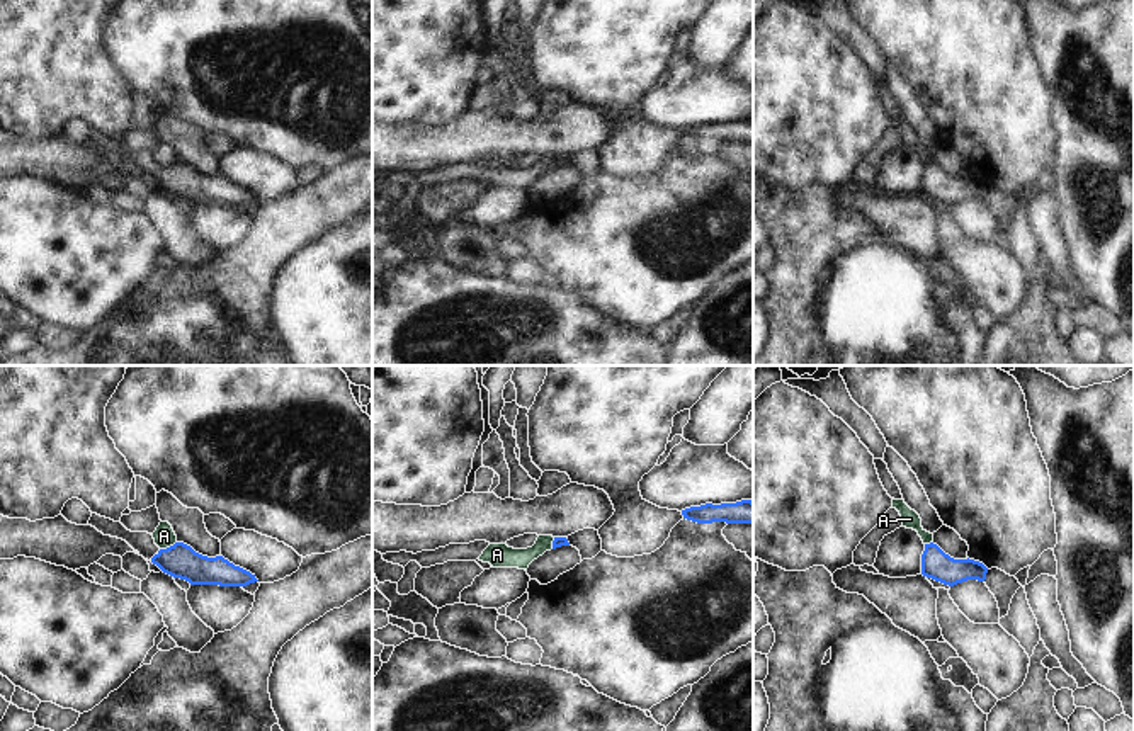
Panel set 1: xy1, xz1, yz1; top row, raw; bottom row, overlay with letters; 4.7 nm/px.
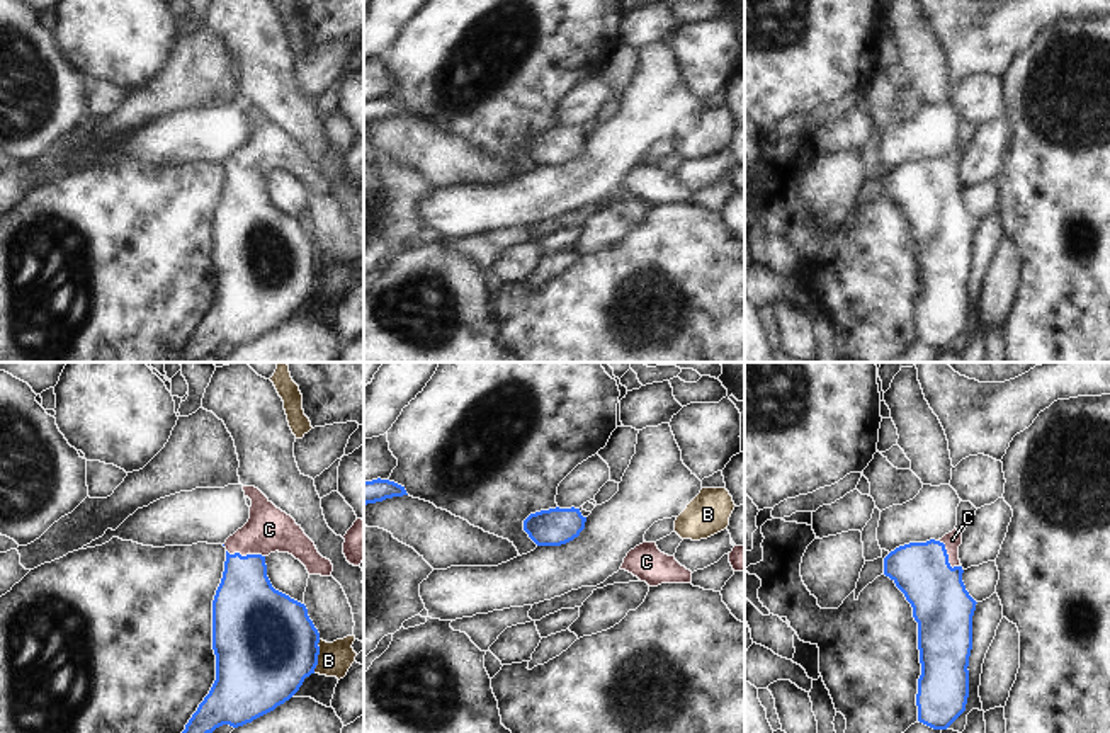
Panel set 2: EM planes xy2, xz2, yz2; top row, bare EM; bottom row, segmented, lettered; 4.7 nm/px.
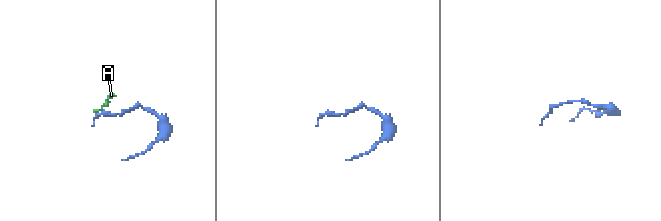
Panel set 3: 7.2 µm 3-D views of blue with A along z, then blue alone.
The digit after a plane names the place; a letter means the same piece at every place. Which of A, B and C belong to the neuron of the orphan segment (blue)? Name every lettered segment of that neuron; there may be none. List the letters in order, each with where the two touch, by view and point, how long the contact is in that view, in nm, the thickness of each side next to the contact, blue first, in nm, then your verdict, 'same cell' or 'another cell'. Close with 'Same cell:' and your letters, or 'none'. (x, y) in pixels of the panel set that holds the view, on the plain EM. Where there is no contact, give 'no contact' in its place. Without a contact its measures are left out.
A: xy1 (167, 167) | 90 nm | 160/100 nm | another cell
B: xy2 (317, 276) | 160 nm | 480/160 nm | another cell
C: xy2 (247, 174) | 190 nm | 320/220 nm | same cell
Same cell: C

